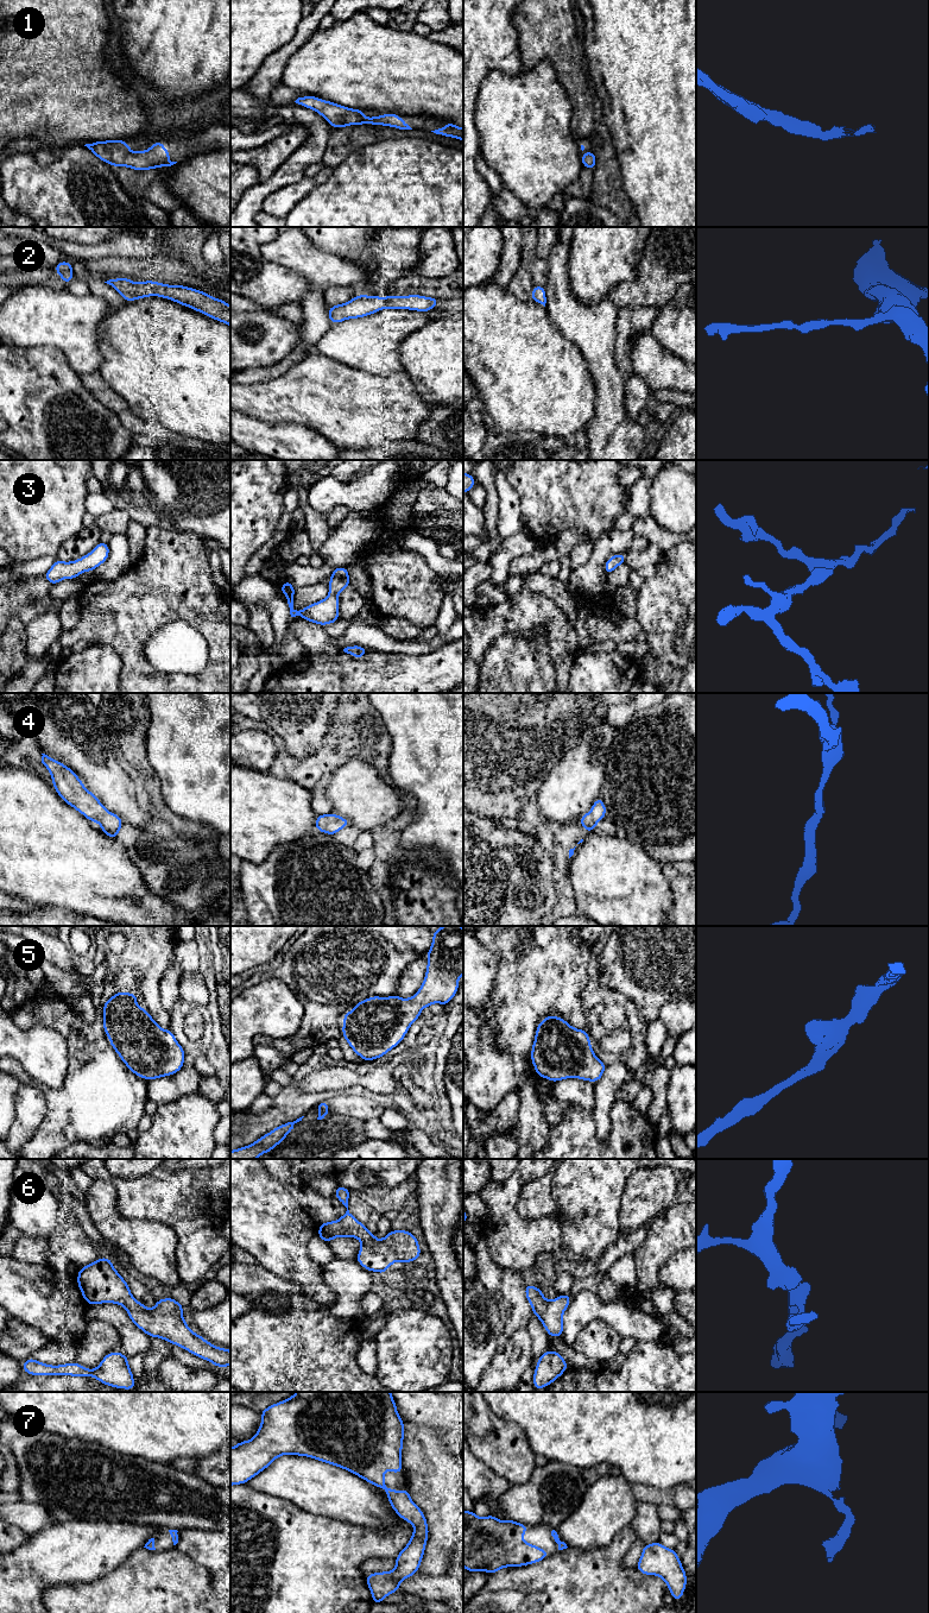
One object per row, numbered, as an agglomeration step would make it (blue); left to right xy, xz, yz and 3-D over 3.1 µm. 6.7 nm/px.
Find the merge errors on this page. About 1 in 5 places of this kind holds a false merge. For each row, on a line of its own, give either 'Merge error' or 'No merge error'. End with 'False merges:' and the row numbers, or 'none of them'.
1: No merge error
2: No merge error
3: No merge error
4: No merge error
5: No merge error
6: No merge error
7: No merge error
False merges: none of them

